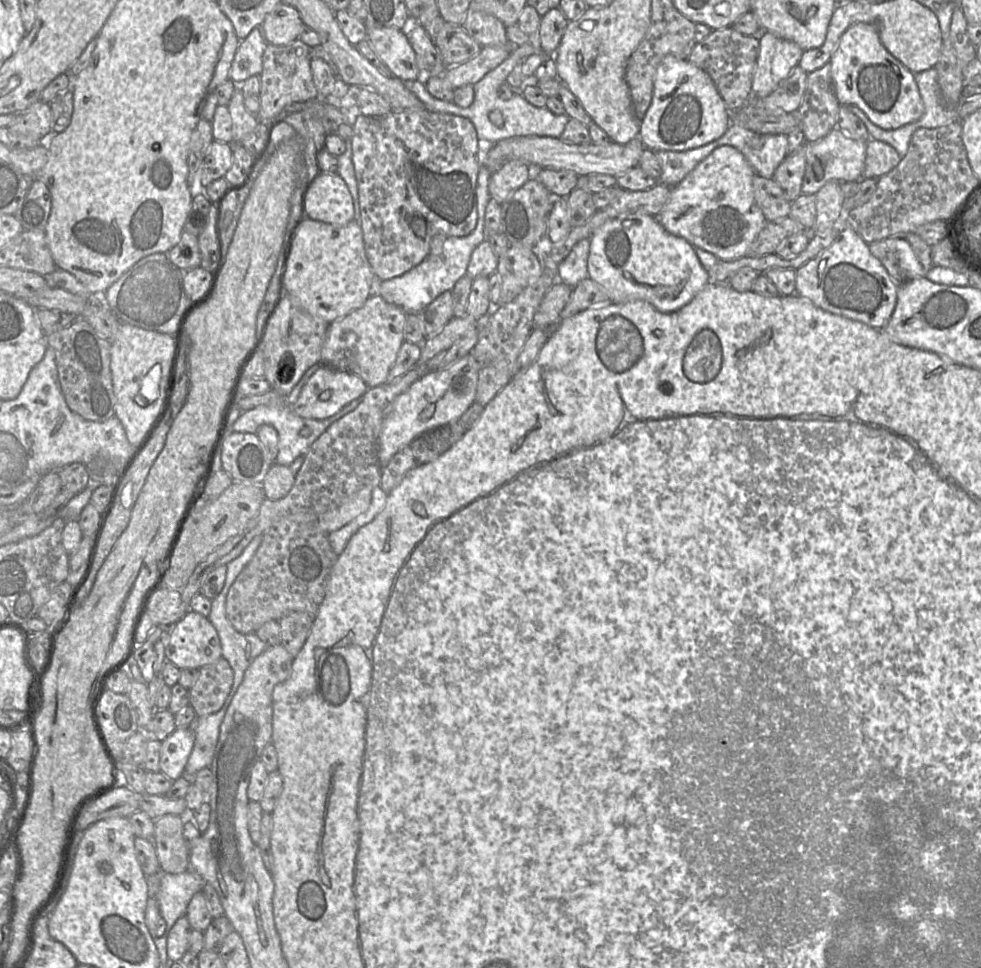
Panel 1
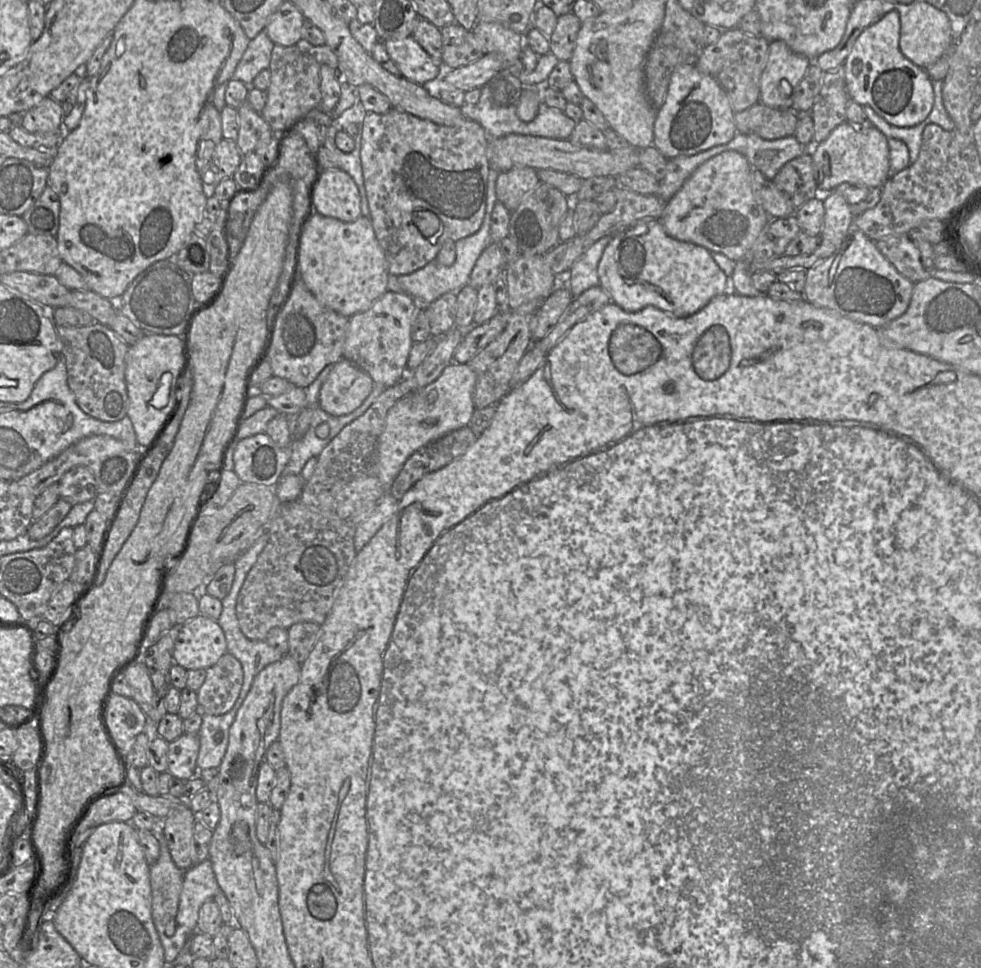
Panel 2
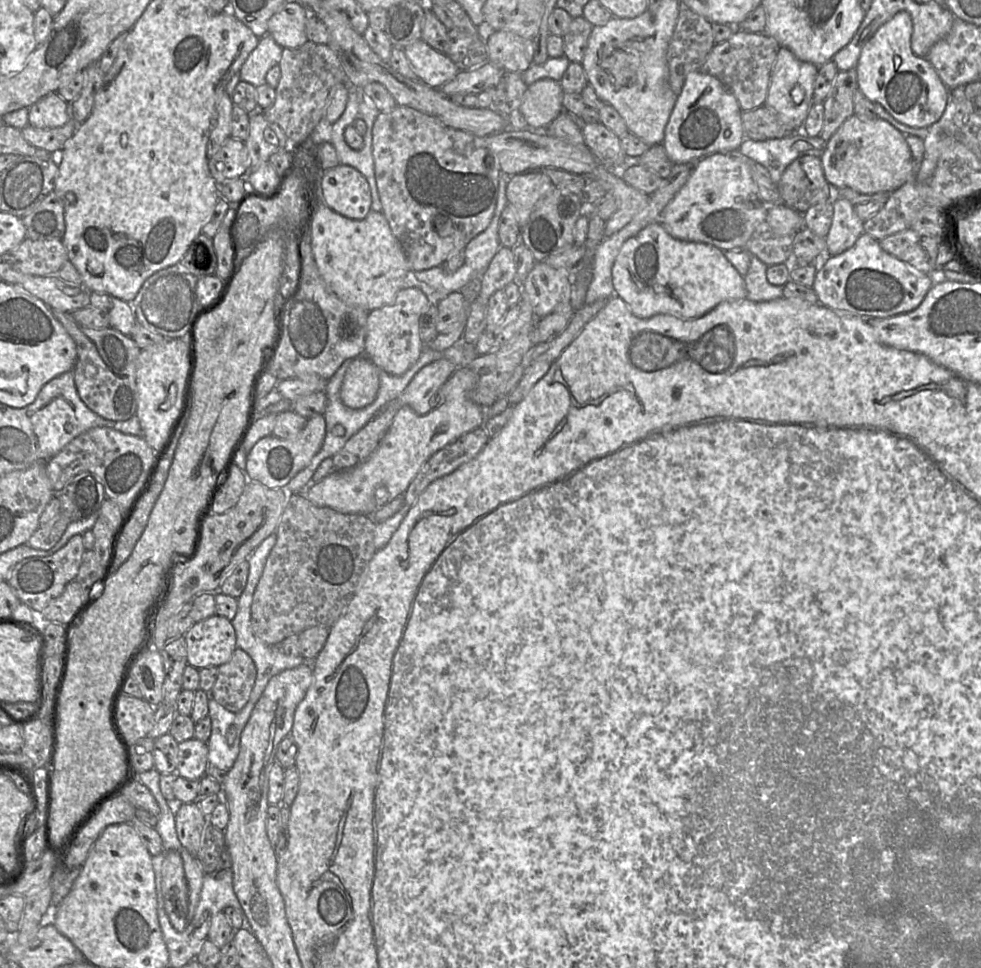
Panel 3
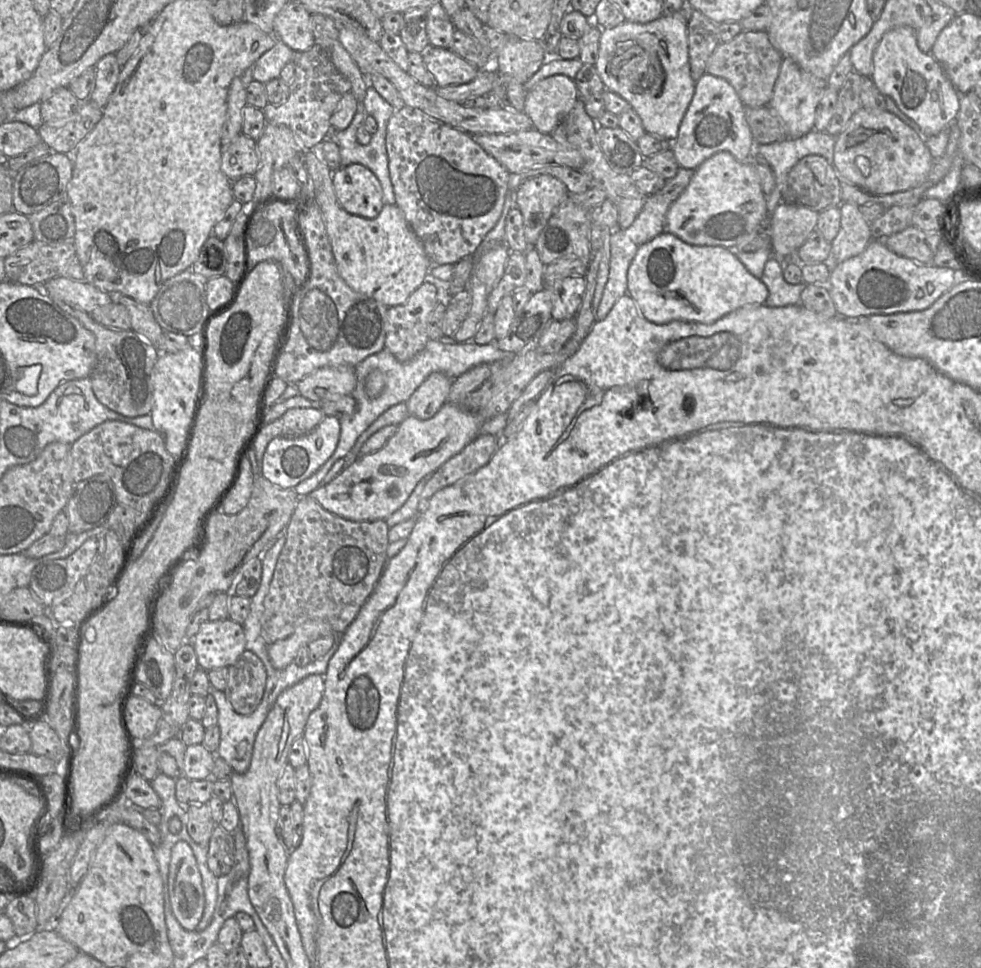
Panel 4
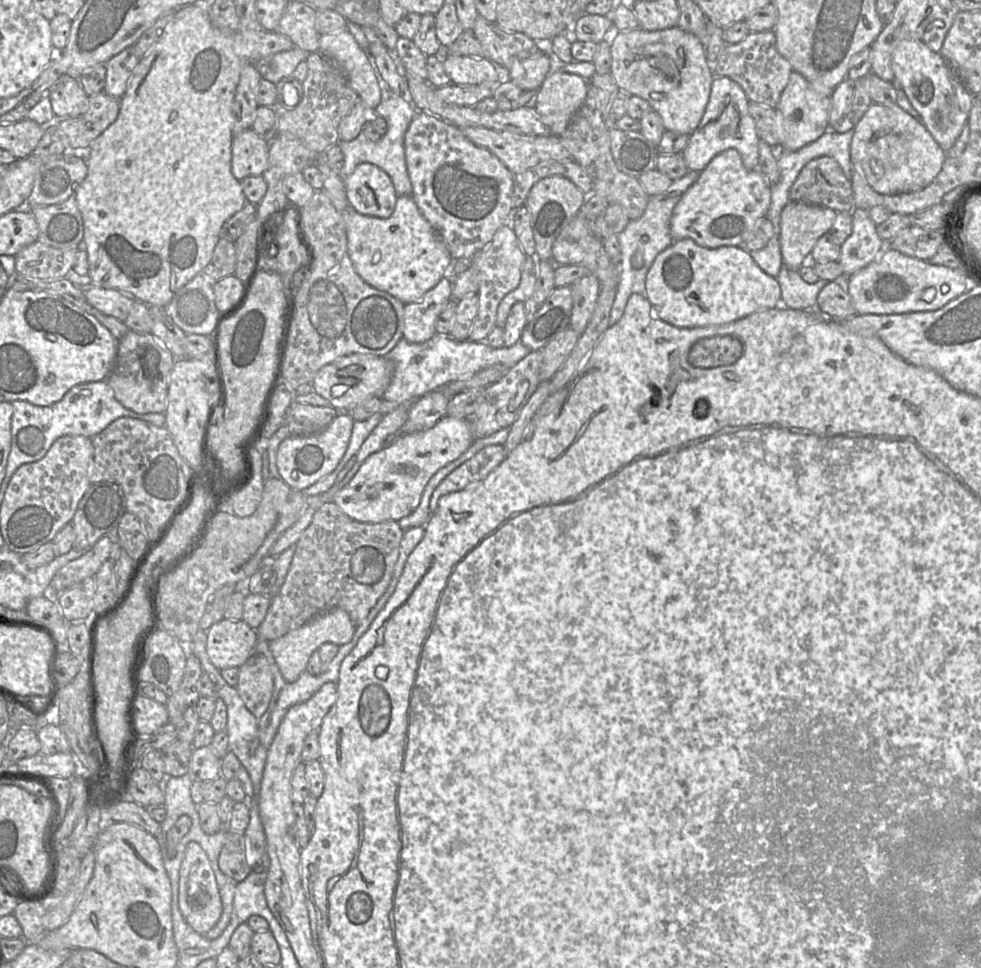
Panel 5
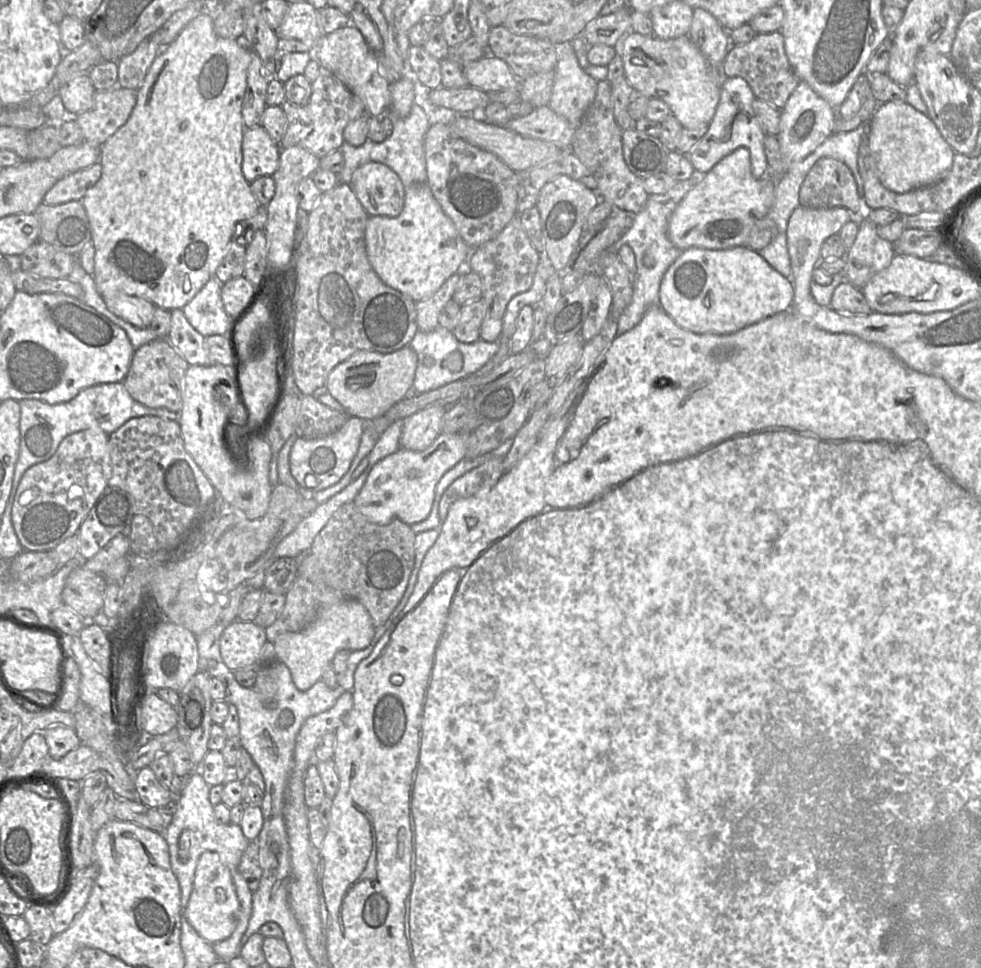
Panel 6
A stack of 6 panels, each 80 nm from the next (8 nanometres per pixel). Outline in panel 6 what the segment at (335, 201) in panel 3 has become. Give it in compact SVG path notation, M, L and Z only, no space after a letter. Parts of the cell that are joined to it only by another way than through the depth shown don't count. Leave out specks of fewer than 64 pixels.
M369 162L360 166L349 183L370 216L396 217L405 201L405 186L388 166Z

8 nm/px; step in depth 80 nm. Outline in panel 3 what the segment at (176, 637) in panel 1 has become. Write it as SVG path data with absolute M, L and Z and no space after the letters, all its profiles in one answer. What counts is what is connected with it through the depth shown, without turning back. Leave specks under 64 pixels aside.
M218 615L195 622L182 637L188 665L199 670L218 668L227 663L237 648L231 621Z

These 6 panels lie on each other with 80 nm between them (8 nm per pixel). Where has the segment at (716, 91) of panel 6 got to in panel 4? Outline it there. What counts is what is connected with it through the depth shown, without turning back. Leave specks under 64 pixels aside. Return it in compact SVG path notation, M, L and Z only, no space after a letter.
M665 12L658 19L647 23L624 21L614 28L602 29L594 66L606 90L616 93L632 106L647 134L668 140L677 137L696 85L689 64L687 20L681 12Z

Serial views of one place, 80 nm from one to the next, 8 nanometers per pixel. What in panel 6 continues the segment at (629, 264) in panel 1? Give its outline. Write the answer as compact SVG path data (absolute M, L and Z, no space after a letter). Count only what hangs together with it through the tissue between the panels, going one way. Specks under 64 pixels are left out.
M745 245L724 250L692 247L681 252L661 280L659 306L677 325L699 334L726 335L773 315L792 311L794 286L755 250Z

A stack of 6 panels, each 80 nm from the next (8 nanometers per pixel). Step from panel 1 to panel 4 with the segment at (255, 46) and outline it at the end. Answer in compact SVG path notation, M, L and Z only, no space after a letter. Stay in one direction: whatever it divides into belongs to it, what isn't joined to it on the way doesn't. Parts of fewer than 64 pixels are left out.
M277 40L275 45L258 58L252 65L249 75L251 80L263 84L279 77L281 70L293 61L295 51L286 44Z

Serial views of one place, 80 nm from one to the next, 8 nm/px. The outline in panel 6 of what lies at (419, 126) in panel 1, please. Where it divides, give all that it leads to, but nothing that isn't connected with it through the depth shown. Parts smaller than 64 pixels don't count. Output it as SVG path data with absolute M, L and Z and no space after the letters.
M435 123L425 134L424 156L426 183L470 249L494 239L517 216L517 172L496 155L461 139L448 125Z

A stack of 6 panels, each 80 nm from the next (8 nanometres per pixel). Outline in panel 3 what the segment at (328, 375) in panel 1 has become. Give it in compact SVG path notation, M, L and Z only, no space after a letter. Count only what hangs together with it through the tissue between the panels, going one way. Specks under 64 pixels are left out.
M365 356L350 359L342 367L343 378L339 390L341 402L352 409L371 404L379 391L379 369Z

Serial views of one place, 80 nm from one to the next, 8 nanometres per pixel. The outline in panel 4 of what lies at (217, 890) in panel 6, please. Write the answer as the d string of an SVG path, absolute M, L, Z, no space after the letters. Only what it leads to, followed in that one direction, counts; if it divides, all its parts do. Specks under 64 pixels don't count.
M179 841L171 851L168 887L174 886L170 897L173 915L186 930L198 927L205 909L202 877L191 846Z

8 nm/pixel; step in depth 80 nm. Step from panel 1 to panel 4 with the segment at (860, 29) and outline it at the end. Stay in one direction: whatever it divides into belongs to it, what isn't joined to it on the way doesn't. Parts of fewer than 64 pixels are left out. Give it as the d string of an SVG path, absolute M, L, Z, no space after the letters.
M900 26L883 35L873 53L870 78L883 95L891 98L899 110L920 127L924 135L936 135L955 121L960 93L936 59L919 49L914 28Z

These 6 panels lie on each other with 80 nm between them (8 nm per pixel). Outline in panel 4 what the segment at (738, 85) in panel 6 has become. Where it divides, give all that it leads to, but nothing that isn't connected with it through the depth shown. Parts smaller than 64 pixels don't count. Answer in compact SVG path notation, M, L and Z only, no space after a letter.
M703 74L695 85L693 98L679 126L677 137L671 144L680 167L696 170L712 155L727 151L742 163L751 163L755 153L755 141L745 118L743 102L726 80Z

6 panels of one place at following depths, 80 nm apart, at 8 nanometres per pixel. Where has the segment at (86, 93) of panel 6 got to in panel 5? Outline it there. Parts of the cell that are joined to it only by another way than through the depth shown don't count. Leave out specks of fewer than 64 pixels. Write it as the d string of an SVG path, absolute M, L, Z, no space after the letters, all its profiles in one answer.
M62 75L49 92L52 111L56 118L77 117L88 109L89 96L78 78Z

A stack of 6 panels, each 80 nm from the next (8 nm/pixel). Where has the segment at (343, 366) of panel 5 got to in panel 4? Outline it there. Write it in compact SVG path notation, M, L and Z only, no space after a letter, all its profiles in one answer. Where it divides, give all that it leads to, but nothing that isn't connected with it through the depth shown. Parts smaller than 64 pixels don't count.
M324 367L295 384L298 394L315 402L352 396L357 386L354 367Z

